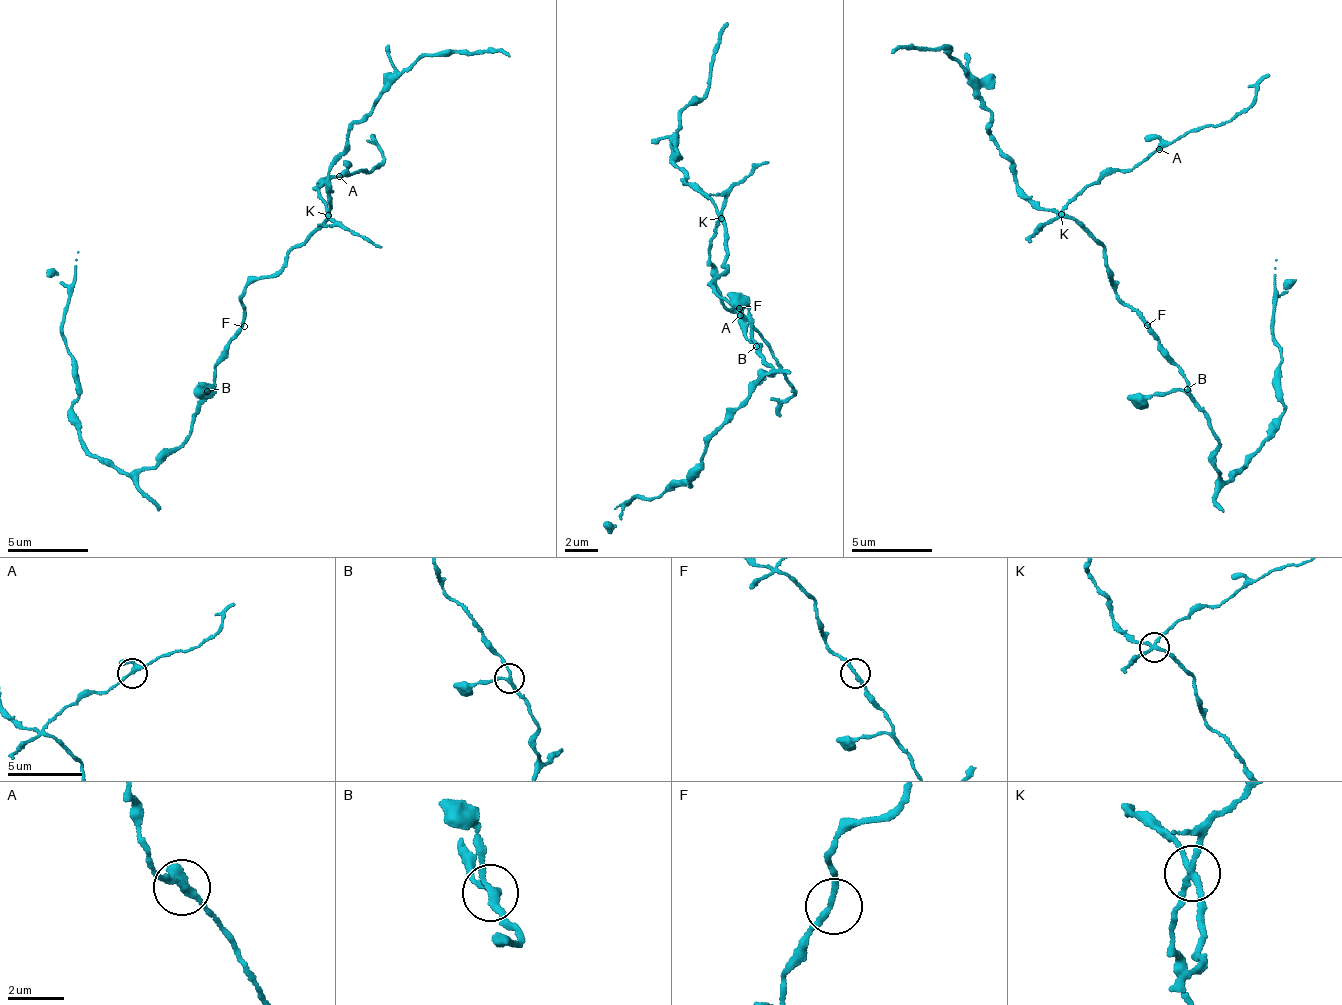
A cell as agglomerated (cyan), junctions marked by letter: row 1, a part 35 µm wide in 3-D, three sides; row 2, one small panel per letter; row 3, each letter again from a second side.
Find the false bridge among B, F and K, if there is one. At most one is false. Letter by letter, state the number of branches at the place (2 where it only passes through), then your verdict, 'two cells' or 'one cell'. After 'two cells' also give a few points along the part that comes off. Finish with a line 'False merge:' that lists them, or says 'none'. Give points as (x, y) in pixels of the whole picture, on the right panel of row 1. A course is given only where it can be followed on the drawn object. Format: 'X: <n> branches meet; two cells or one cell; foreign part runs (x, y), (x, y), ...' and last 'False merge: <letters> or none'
B: 3 branches meet; one cell
F: 2 branches meet; one cell
K: 4 branches meet; two cells; foreign part runs (1060, 215), (1107, 173), (1123, 170), (1178, 137), (1235, 117), (1257, 100), (1271, 74)
False merge: K

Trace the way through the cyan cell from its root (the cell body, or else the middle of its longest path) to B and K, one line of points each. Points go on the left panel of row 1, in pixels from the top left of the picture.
B: (240, 322), (232, 341), (225, 346), (213, 387), (207, 391)
K: (240, 322), (244, 313), (241, 302), (247, 288), (285, 262), (285, 258), (306, 243), (329, 215)

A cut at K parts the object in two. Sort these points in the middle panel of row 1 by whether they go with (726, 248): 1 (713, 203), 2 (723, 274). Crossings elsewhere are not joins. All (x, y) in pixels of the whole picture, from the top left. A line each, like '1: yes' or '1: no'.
1: yes
2: yes

